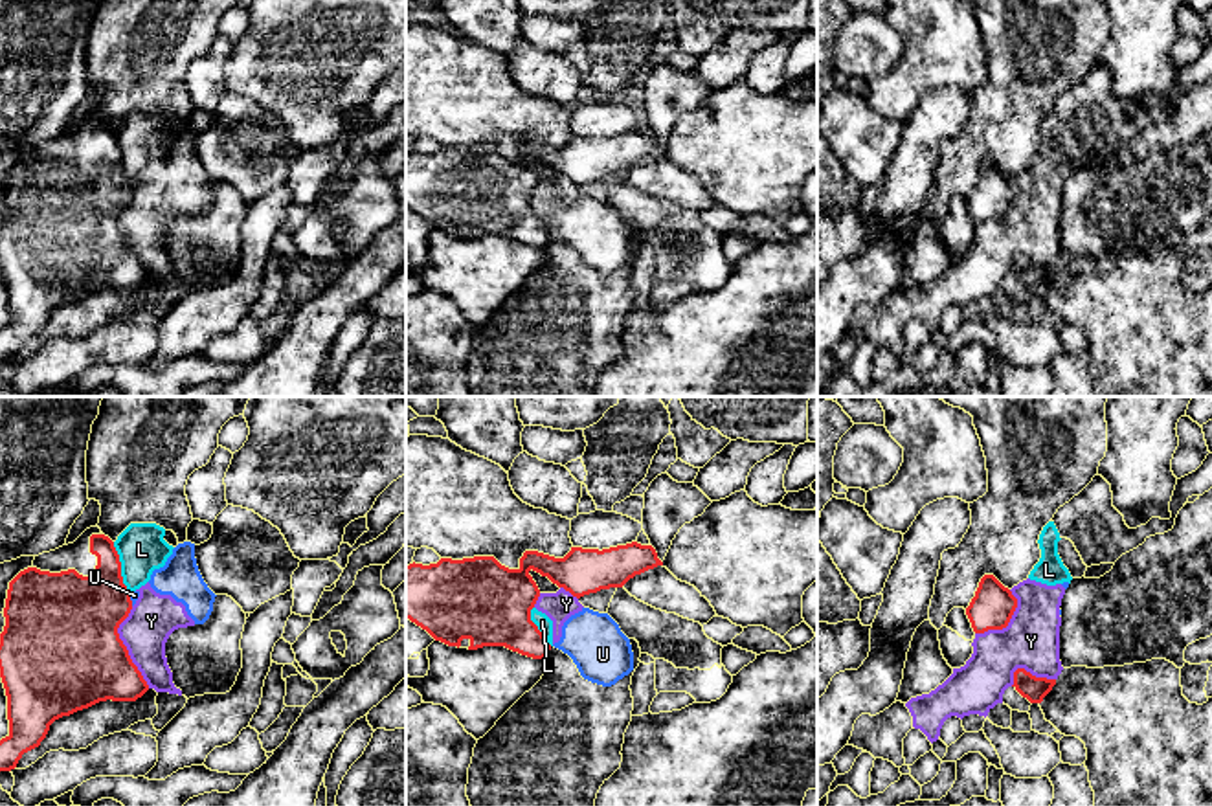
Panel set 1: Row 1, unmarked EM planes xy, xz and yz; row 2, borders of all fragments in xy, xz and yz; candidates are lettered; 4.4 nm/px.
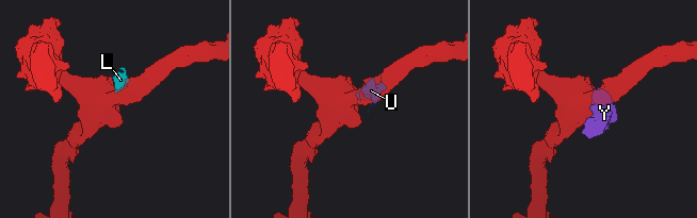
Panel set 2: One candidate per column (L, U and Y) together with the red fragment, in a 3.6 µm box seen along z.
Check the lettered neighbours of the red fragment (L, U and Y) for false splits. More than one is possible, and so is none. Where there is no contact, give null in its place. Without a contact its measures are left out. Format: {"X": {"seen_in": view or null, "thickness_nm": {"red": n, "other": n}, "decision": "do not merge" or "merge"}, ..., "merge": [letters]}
{"L": {"seen_in": "xy", "thickness_nm": {"red": 320, "other": 200}, "decision": "do not merge"}, "U": {"seen_in": "xy", "thickness_nm": {"red": 380, "other": 40}, "decision": "do not merge"}, "Y": {"seen_in": "xy", "thickness_nm": {"red": 460, "other": 200}, "decision": "do not merge"}, "merge": []}

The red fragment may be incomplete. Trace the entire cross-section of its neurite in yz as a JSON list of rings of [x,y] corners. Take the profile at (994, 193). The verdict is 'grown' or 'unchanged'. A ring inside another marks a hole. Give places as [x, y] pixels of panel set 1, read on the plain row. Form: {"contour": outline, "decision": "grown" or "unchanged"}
{"contour": [[[984,163],[979,171],[975,185],[966,196],[966,204],[975,222],[988,218],[1003,218],[1008,215],[1017,187],[993,163]]], "decision": "unchanged"}

